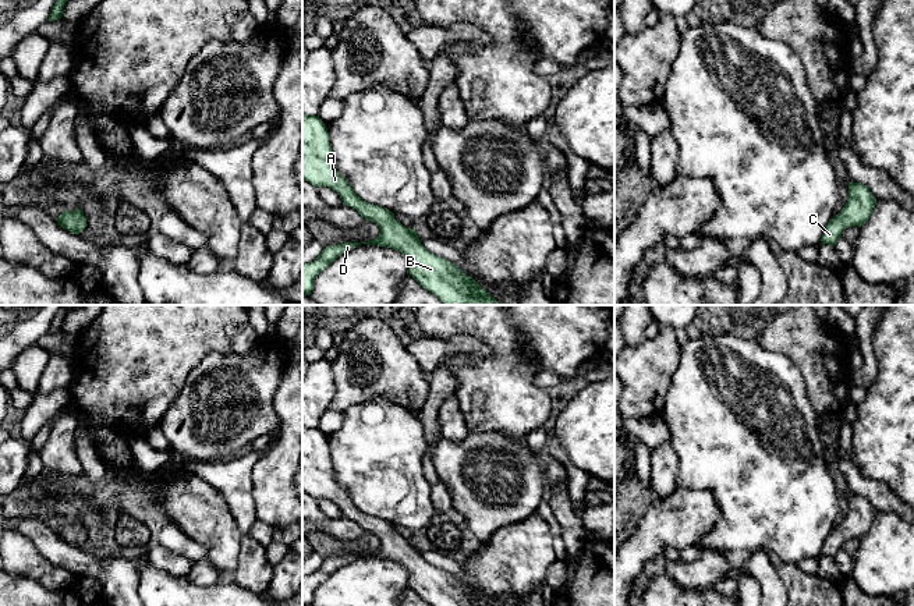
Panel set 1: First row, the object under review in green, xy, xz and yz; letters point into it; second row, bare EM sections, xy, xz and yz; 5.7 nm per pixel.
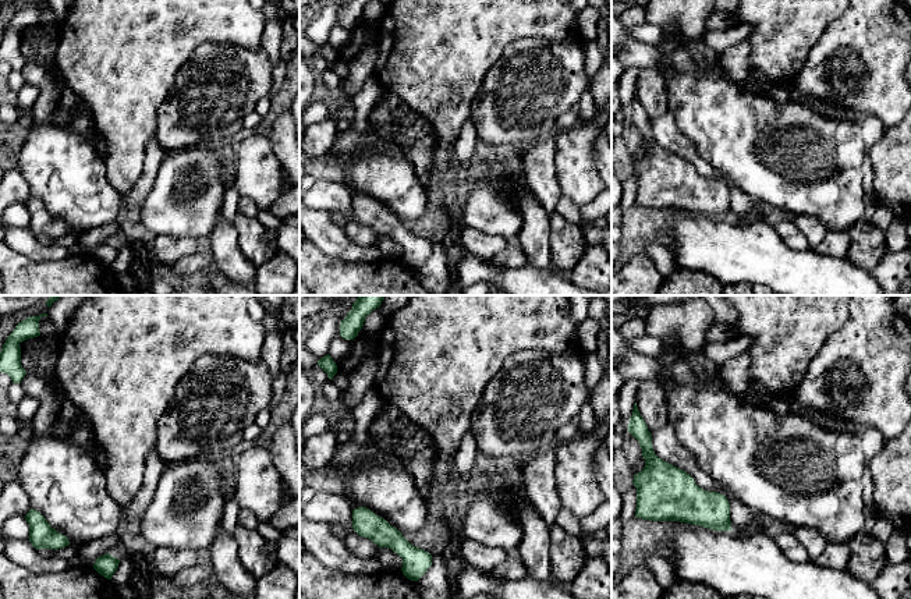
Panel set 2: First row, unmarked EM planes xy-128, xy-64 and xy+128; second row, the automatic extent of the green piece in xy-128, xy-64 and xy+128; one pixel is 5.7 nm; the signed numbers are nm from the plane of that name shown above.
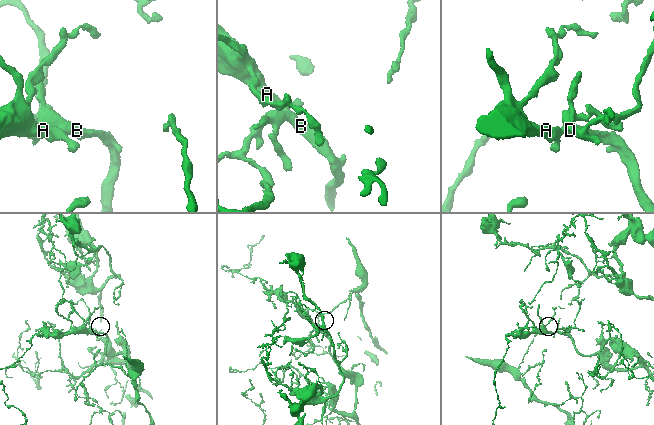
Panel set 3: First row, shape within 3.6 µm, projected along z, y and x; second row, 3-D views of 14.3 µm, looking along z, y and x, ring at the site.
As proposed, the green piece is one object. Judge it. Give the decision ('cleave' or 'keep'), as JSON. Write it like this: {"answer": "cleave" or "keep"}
{"answer": "keep"}

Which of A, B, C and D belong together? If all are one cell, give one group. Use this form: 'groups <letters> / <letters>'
groups A B C D

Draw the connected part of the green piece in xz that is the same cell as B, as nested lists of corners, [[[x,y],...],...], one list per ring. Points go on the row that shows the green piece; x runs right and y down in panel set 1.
[[[302,111],[302,180],[313,187],[329,187],[336,191],[343,203],[355,209],[365,220],[379,226],[380,233],[368,242],[341,242],[323,248],[322,254],[309,263],[302,263],[302,294],[309,295],[313,290],[315,277],[323,272],[332,262],[343,254],[357,248],[361,244],[387,247],[400,251],[410,263],[410,274],[428,291],[436,295],[443,305],[499,305],[499,302],[483,290],[471,276],[467,276],[457,265],[444,258],[431,254],[418,238],[414,228],[403,226],[394,219],[394,213],[386,208],[372,205],[361,199],[350,182],[336,170],[332,148],[329,145],[329,132],[326,124],[318,116],[308,116]]]

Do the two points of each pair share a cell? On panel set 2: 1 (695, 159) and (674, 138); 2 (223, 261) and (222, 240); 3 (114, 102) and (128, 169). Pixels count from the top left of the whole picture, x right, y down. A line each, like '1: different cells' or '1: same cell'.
1: same cell
2: same cell
3: same cell

